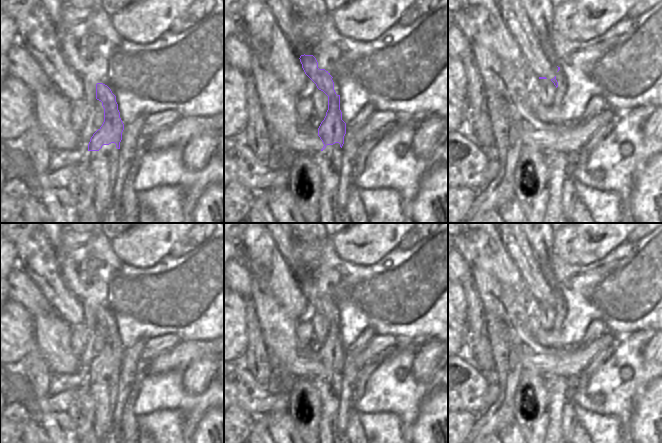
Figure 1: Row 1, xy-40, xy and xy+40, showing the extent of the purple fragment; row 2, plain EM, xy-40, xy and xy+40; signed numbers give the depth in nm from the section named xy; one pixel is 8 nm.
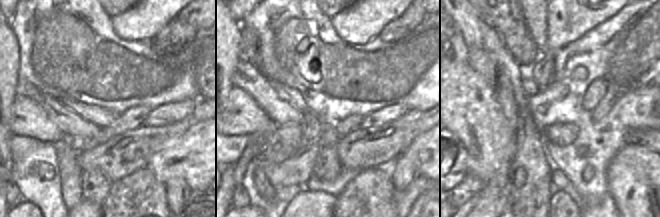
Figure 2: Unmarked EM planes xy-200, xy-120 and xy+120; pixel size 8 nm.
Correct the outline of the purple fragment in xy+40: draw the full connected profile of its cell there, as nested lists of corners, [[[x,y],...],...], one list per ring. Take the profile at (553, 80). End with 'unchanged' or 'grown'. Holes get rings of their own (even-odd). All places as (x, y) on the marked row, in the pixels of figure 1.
[[[495,0],[500,14],[516,40],[529,70],[539,79],[550,79],[556,88],[558,82],[556,73],[560,70],[555,63],[550,62],[539,43],[534,27],[520,0]]] | grown

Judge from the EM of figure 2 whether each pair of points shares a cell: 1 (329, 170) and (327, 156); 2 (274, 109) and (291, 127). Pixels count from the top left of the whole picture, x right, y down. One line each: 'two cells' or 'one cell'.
1: one cell
2: two cells

